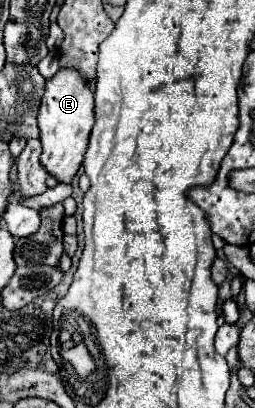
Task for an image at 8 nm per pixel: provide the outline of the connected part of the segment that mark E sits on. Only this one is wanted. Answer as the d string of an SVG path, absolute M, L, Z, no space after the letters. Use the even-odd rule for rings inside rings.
M58 70L50 80L46 80L46 92L38 112L40 142L44 148L40 154L40 164L60 184L72 184L88 148L88 138L94 124L94 92L86 86L86 82L82 82L82 76L76 70Z

